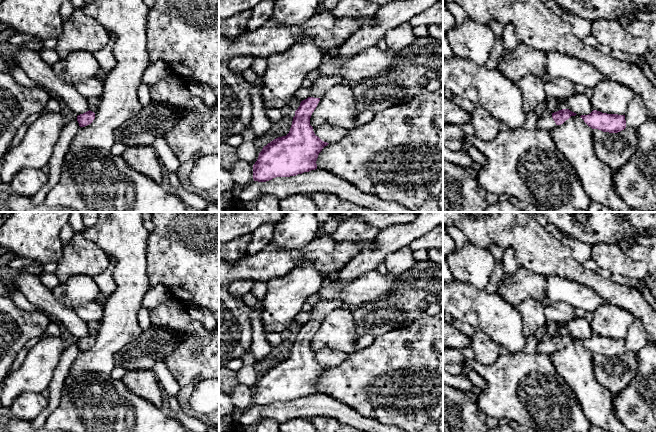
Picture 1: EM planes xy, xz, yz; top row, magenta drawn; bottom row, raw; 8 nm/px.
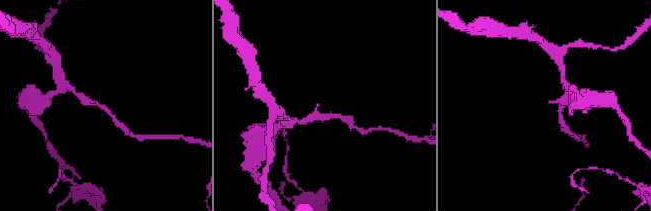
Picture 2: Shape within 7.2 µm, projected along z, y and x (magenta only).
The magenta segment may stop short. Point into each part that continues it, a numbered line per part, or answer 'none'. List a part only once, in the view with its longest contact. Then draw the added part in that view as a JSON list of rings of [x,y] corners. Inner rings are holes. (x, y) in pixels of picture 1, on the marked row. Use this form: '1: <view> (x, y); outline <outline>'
1: xz (321, 85); outline [[[321,76],[313,81],[310,88],[309,97],[321,98],[330,88],[340,85],[343,77],[340,76]]]

